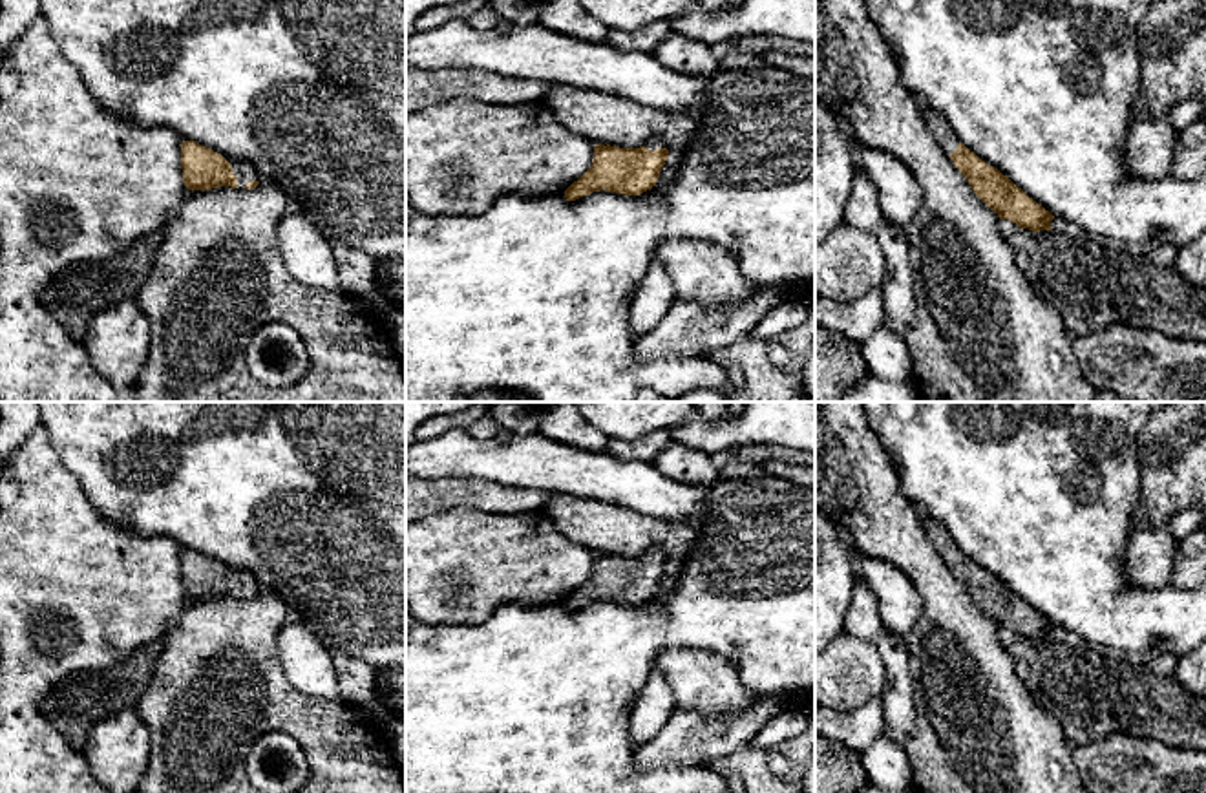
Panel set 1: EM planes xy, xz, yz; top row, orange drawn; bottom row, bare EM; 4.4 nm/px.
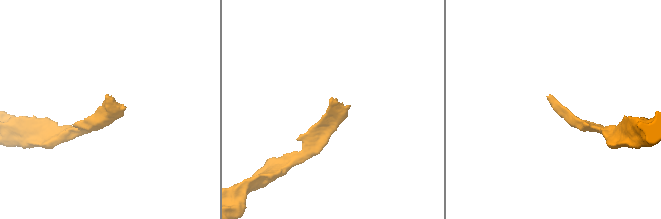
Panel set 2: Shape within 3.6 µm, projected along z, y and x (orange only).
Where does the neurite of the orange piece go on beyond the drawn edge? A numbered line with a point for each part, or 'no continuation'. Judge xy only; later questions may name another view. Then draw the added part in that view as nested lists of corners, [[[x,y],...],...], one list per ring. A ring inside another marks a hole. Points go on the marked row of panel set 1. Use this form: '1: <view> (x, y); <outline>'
1: xy (243, 170); [[[223,155],[223,157],[232,164],[232,172],[238,177],[238,188],[245,190],[249,181],[261,181],[261,175],[258,174],[258,170],[252,163],[236,161],[227,155]]]

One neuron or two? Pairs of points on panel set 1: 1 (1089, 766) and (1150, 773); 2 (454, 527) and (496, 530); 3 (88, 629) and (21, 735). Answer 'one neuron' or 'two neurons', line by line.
1: one neuron
2: one neuron
3: one neuron

